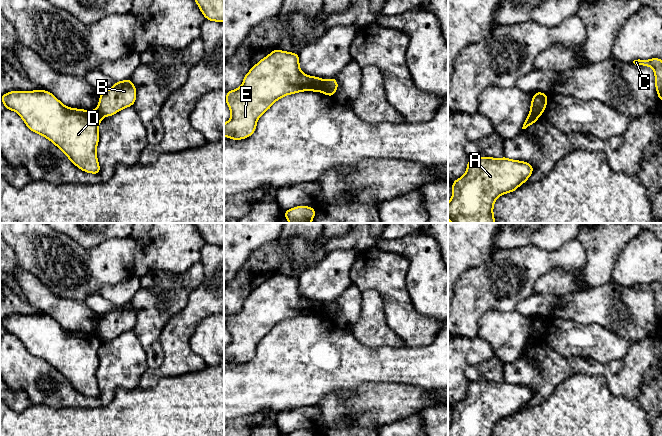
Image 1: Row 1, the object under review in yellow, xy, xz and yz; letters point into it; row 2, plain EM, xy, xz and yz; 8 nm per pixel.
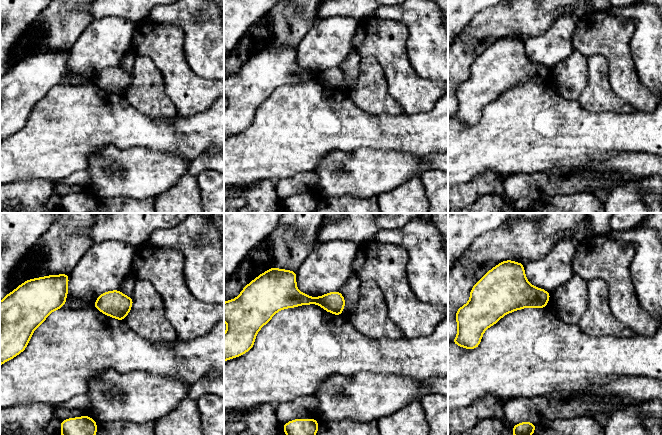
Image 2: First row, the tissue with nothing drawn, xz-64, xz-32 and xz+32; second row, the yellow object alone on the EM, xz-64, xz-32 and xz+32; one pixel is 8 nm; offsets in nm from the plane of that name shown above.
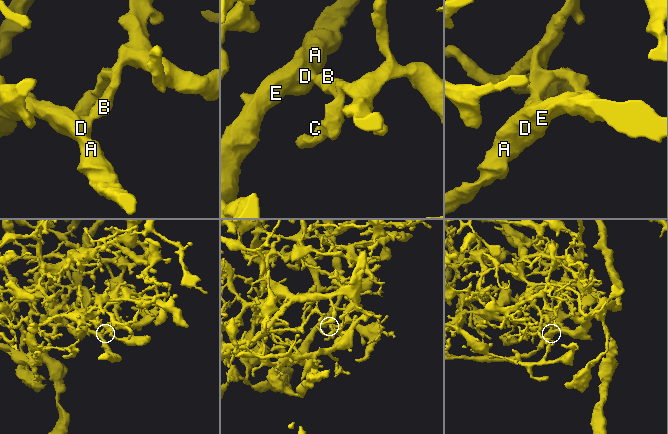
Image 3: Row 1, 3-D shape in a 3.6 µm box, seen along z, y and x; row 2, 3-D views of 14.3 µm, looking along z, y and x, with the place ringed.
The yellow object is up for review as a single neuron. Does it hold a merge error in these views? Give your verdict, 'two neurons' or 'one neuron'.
two neurons

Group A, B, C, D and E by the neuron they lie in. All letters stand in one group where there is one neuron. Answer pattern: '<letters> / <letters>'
A D E / B C

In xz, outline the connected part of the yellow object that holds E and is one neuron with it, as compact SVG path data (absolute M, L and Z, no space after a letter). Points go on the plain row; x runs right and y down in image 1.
M275 273L260 284L245 299L243 308L236 314L226 317L226 327L231 342L224 348L224 360L233 364L249 361L255 356L259 341L278 323L300 315L322 316L325 305L319 301L304 298L299 291L299 279Z

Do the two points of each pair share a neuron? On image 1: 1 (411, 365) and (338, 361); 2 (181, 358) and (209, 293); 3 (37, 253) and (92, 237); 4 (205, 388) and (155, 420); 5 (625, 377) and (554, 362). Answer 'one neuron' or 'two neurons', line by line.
1: one neuron
2: one neuron
3: two neurons
4: one neuron
5: one neuron

